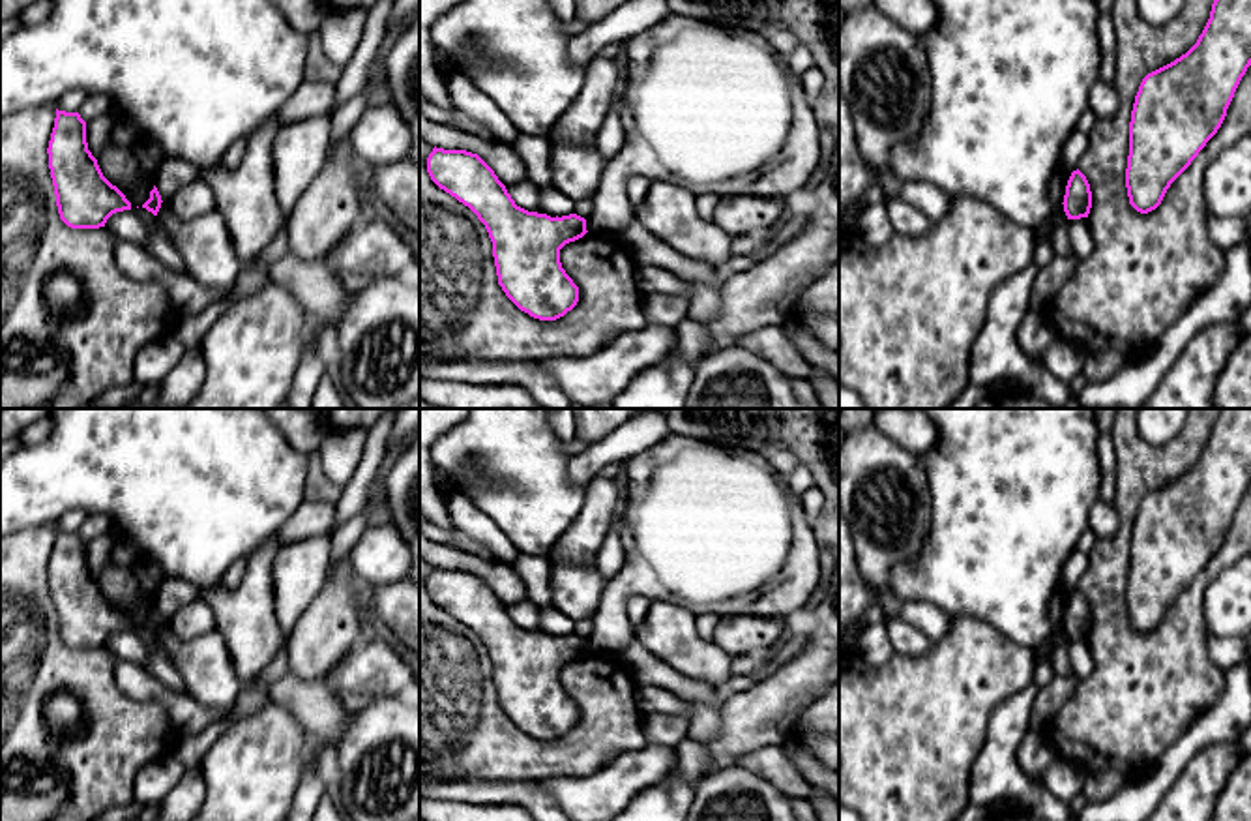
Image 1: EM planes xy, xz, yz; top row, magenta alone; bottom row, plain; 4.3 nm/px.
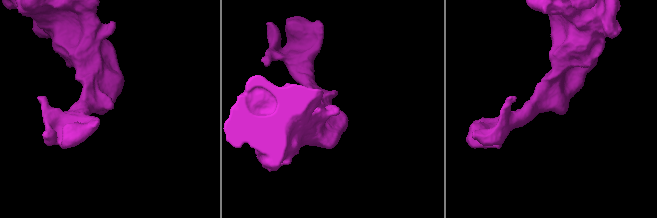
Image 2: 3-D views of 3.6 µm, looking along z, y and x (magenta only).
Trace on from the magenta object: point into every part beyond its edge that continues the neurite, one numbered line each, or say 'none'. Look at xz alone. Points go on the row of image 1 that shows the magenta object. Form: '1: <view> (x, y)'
none

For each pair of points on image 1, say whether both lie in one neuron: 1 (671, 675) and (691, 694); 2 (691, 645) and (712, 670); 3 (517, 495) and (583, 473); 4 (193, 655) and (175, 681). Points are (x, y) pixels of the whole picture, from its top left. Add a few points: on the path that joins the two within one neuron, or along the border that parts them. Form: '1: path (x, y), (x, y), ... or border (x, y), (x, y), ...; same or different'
1: path (677, 681), (686, 688); same
2: path (693, 651), (706, 664); same
3: border (568, 458), (568, 478), (583, 488); different
4: border (160, 649), (178, 671), (188, 692); different

